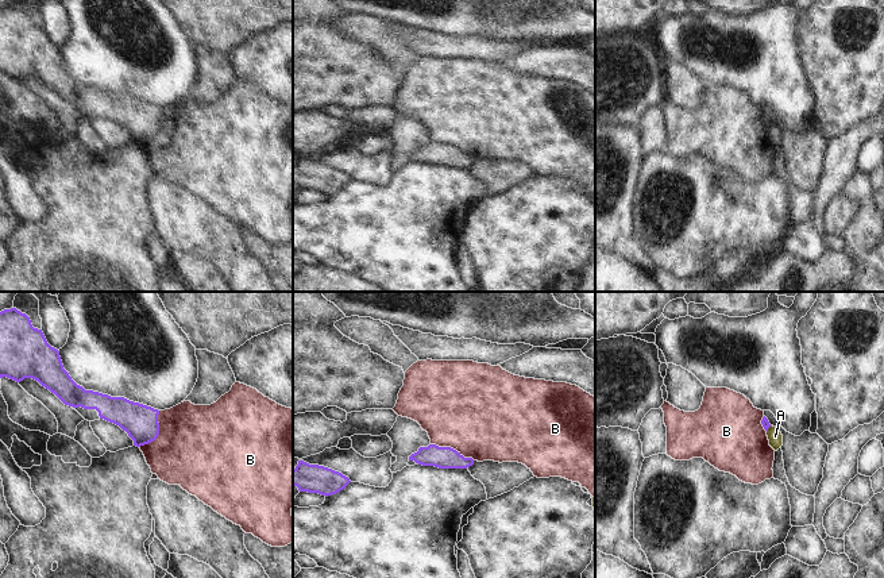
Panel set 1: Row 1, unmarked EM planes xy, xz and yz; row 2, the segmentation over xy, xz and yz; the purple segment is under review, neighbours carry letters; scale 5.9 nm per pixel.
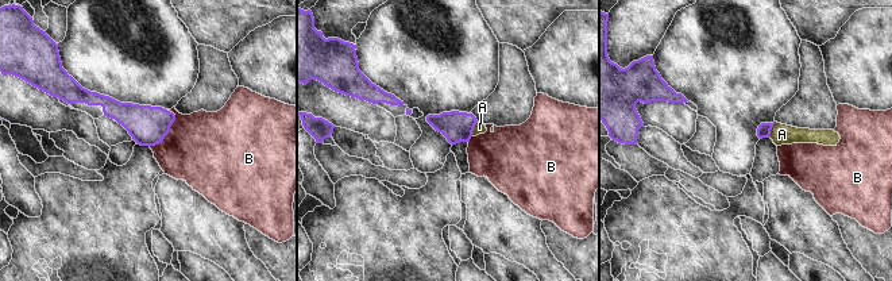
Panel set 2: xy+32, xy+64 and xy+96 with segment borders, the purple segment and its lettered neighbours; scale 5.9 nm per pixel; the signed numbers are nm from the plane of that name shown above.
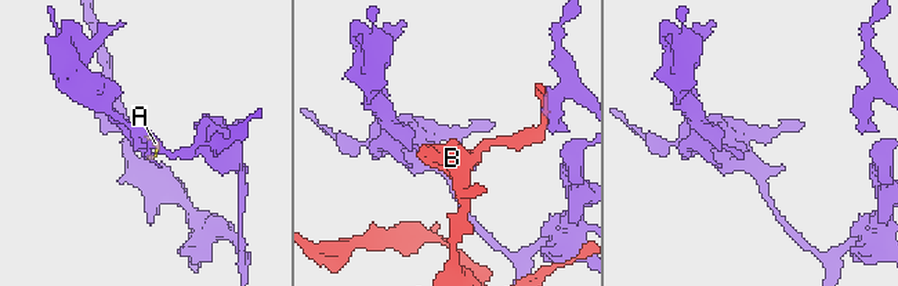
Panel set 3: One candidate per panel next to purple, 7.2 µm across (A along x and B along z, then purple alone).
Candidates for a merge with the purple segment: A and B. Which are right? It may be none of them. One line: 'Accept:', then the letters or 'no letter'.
Accept: no letter

